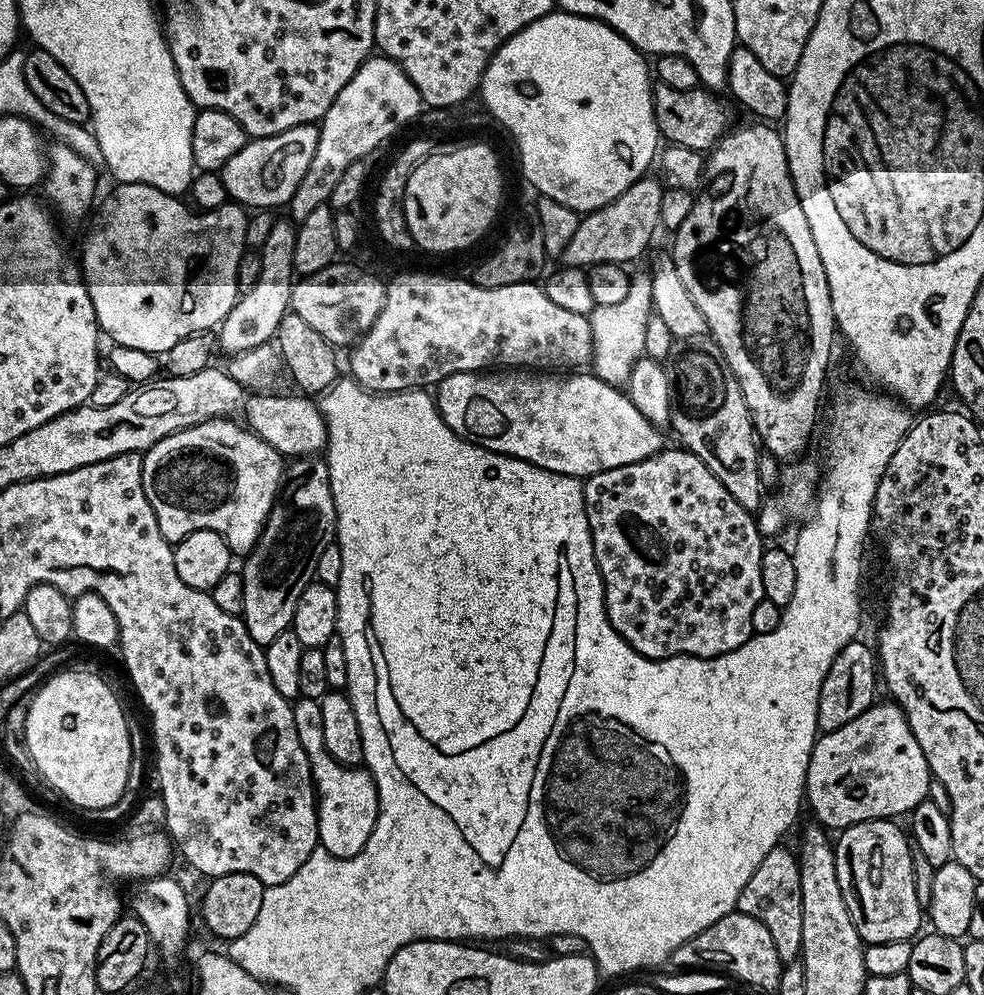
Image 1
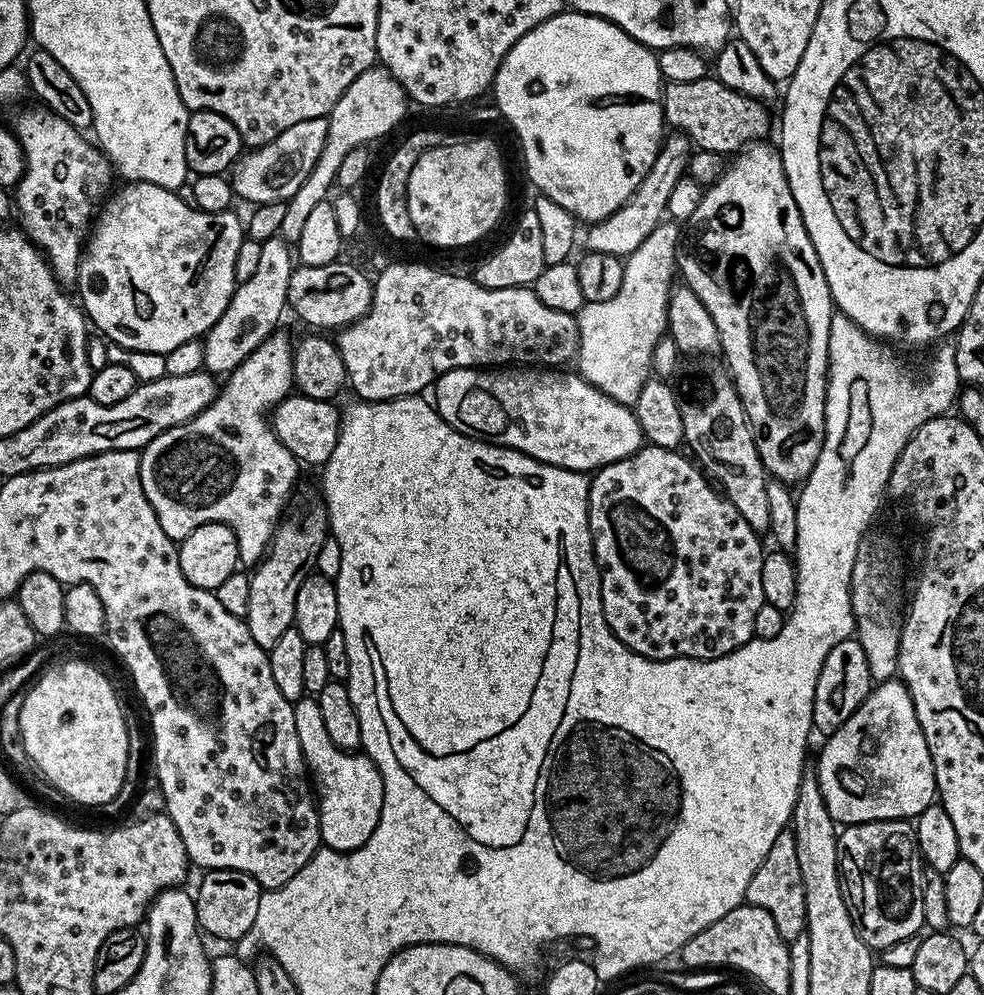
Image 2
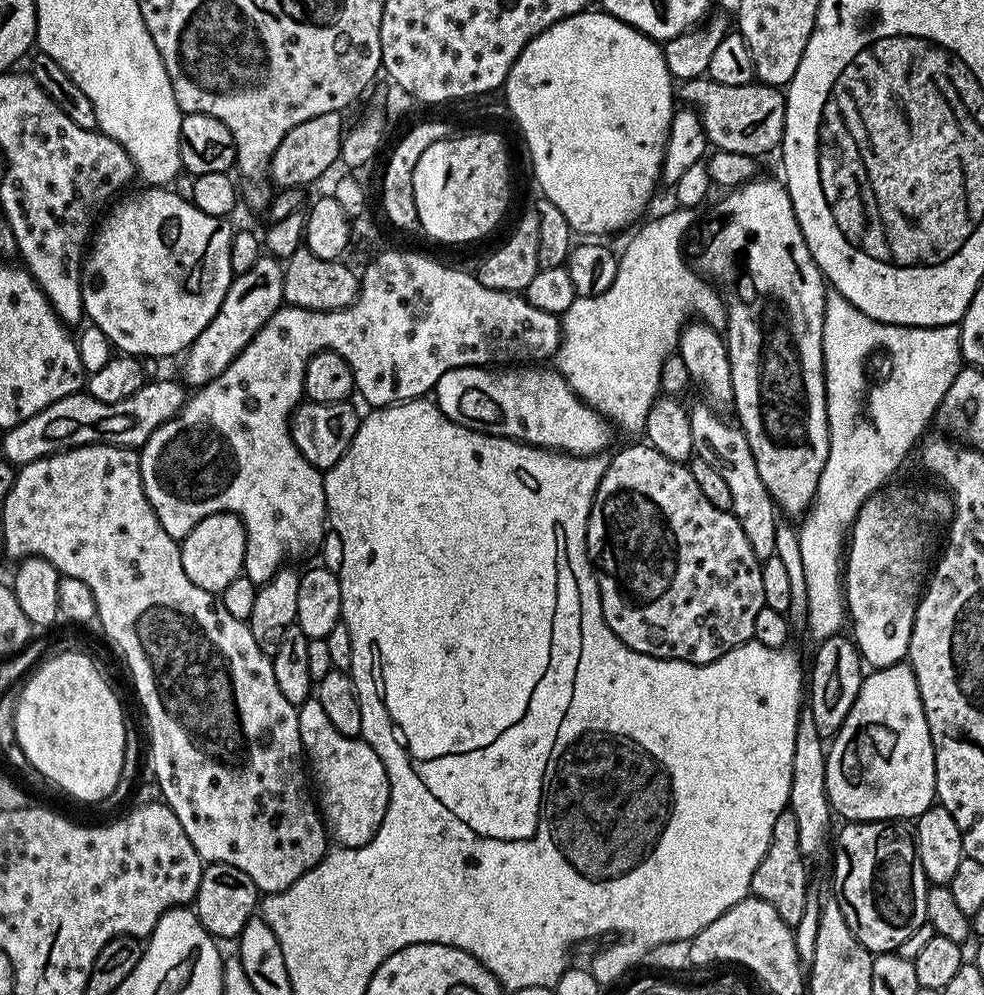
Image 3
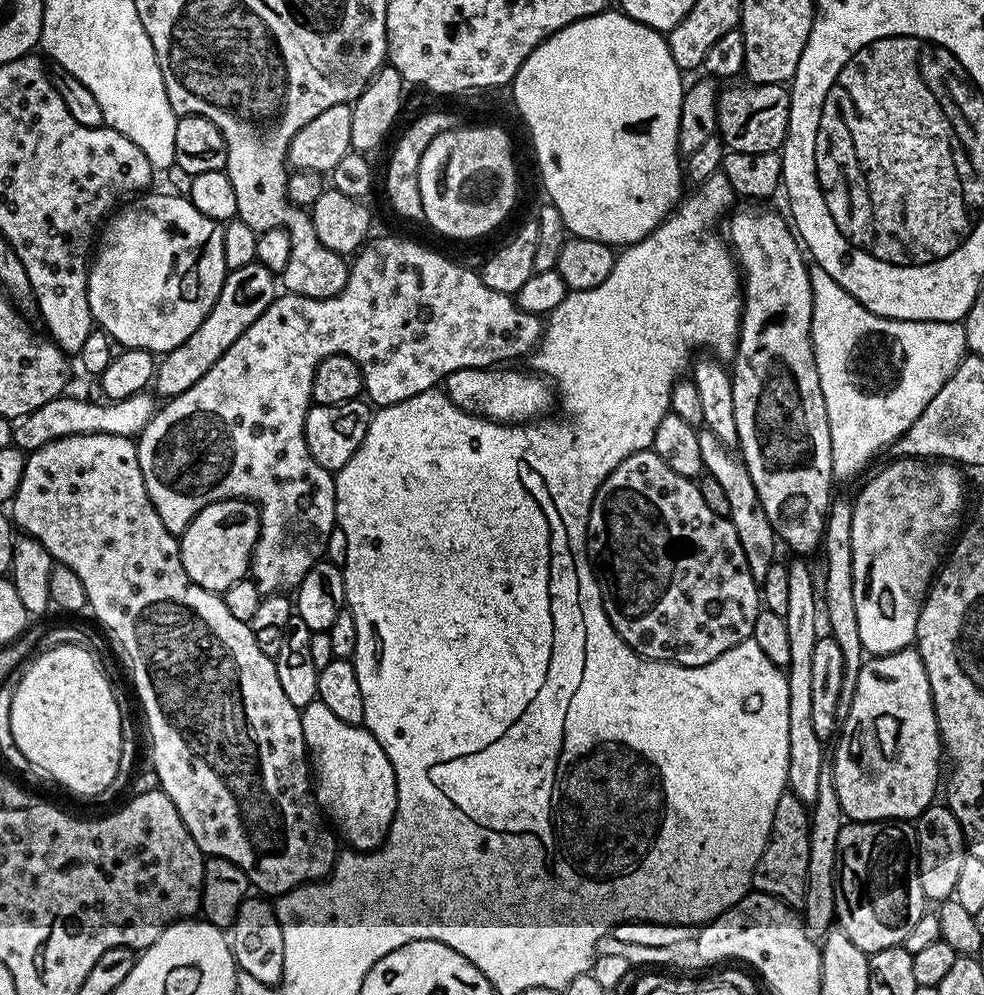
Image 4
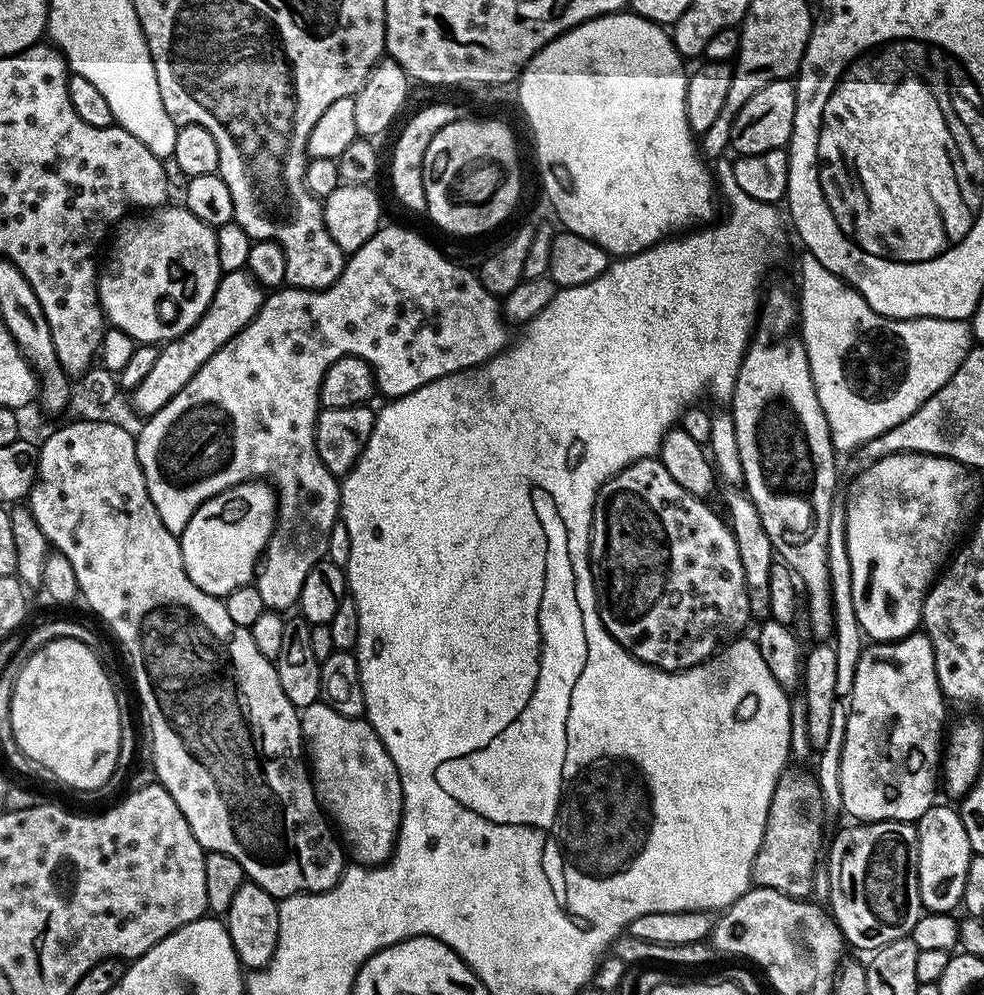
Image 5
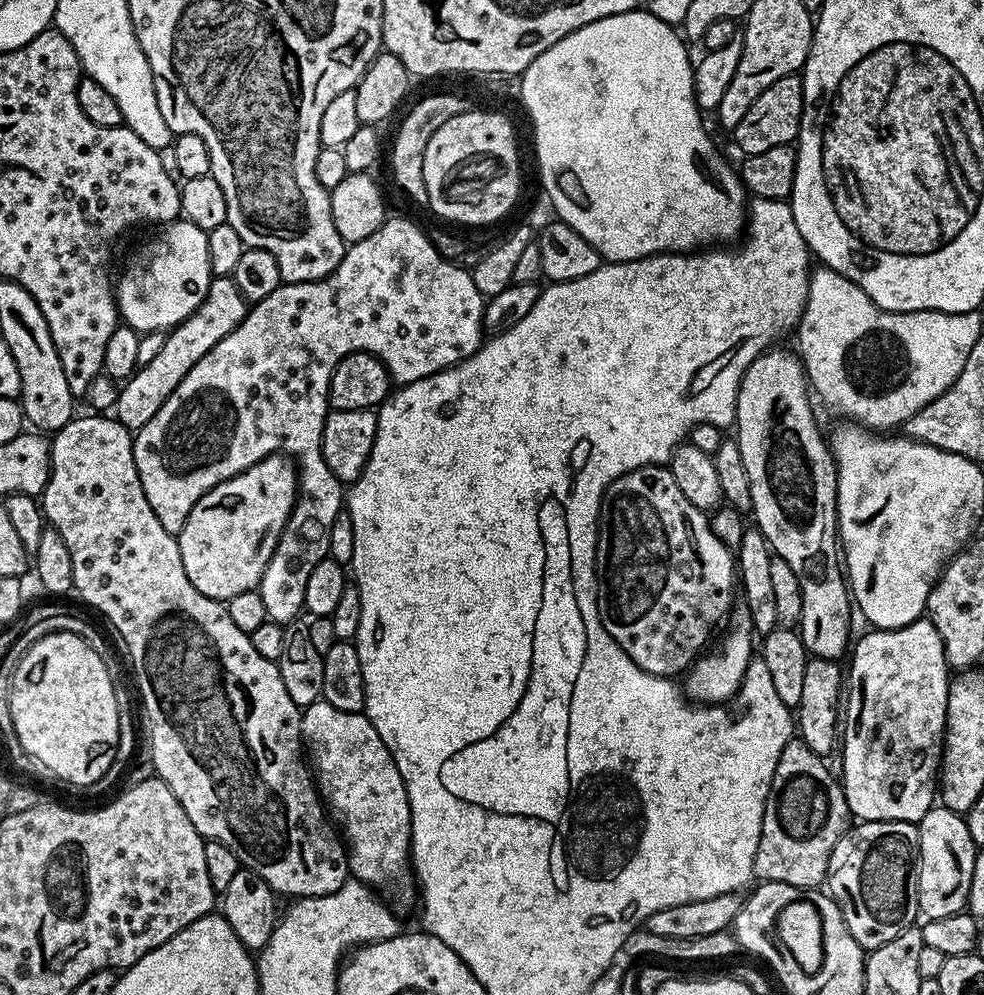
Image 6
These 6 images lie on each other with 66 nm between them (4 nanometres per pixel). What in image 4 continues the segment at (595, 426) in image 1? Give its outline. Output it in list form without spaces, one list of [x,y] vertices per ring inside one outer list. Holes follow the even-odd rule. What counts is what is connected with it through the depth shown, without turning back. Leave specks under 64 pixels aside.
[[[493,366],[458,370],[448,376],[446,395],[462,411],[479,414],[485,420],[495,420],[497,424],[526,424],[551,413],[548,411],[552,404],[554,408],[554,392],[549,381],[531,371],[515,372],[512,368],[515,367]]]

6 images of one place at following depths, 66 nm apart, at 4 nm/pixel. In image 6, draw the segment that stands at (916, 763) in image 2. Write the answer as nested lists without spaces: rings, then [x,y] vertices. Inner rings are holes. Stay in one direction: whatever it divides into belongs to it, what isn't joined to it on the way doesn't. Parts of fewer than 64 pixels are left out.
[[[921,618],[901,628],[868,630],[857,644],[855,641],[851,656],[852,665],[846,668],[846,688],[852,691],[852,697],[849,700],[847,697],[842,712],[842,787],[849,813],[860,822],[919,822],[928,809],[933,807],[944,750],[950,669],[942,638],[931,620]]]

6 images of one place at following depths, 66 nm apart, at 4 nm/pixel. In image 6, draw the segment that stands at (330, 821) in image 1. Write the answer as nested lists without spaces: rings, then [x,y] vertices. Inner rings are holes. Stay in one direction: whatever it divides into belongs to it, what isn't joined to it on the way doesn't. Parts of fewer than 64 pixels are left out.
[[[321,698],[309,708],[303,709],[300,718],[300,735],[303,747],[310,757],[311,767],[314,769],[314,783],[323,803],[338,821],[339,831],[346,841],[349,873],[361,884],[369,885],[376,890],[385,888],[386,891],[393,892],[397,902],[404,908],[410,907],[414,902],[417,903],[418,884],[410,867],[412,850],[410,802],[406,794],[406,786],[402,782],[402,774],[398,774],[398,766],[386,742],[382,742],[378,730],[374,730],[374,726],[368,721],[364,712],[338,710]]]

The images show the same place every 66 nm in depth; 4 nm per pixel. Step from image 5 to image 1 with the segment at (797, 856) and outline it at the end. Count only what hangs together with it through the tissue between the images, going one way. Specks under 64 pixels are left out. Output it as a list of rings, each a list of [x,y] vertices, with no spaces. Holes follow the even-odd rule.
[[[777,846],[762,858],[762,862],[750,874],[750,882],[738,894],[735,911],[750,914],[750,918],[758,918],[766,930],[770,930],[770,938],[774,941],[774,950],[778,950],[778,958],[782,962],[799,961],[802,946],[802,878],[800,877],[800,861],[785,846]]]

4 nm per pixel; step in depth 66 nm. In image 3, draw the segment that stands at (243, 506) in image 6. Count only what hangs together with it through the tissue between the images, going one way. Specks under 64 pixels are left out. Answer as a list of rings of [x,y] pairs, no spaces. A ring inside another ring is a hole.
[[[235,512],[210,514],[206,518],[202,518],[202,522],[198,522],[194,526],[194,530],[190,530],[190,534],[184,537],[180,544],[180,553],[182,554],[182,566],[186,570],[186,578],[190,578],[190,582],[194,582],[194,586],[202,586],[202,590],[219,594],[244,571],[244,562],[248,554],[244,524]]]

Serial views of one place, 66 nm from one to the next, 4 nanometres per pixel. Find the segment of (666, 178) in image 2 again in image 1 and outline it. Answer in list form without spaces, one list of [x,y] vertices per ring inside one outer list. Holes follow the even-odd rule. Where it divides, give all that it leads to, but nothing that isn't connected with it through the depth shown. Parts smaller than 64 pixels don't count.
[[[641,178],[634,182],[614,202],[587,213],[581,219],[570,246],[566,246],[562,260],[565,265],[585,270],[594,264],[622,264],[636,260],[648,248],[656,228],[661,227],[662,198],[665,185],[659,179]]]

